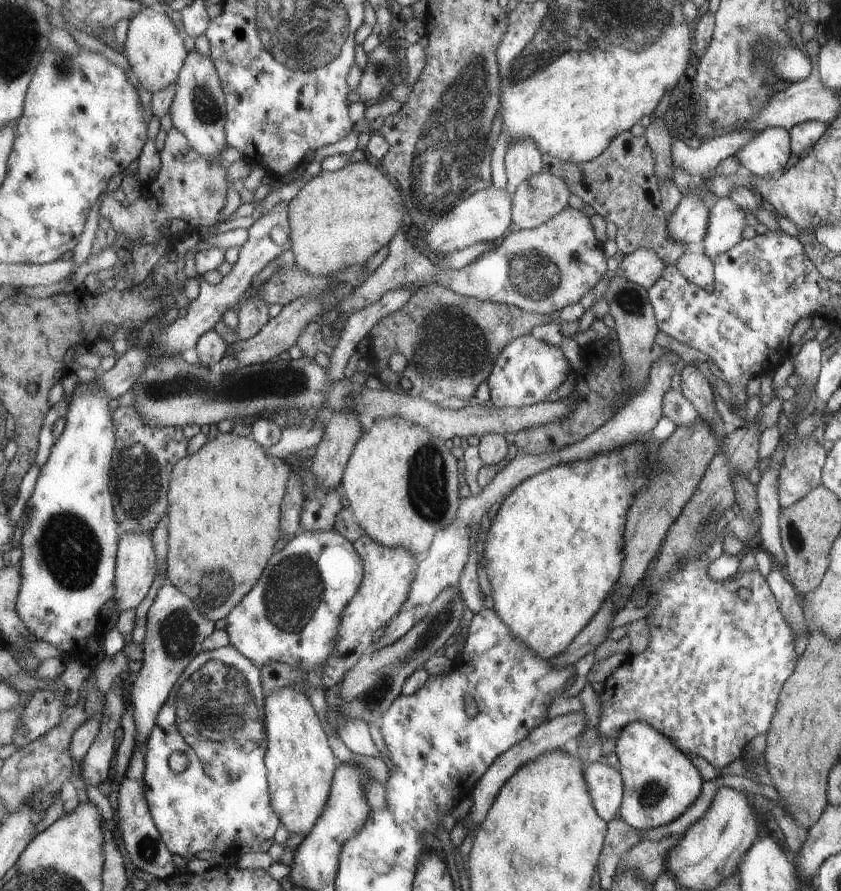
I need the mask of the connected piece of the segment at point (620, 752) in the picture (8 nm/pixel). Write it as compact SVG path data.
M645 722L626 725L617 736L615 748L619 760L622 800L618 816L636 831L645 831L678 818L699 795L701 776L678 749Z

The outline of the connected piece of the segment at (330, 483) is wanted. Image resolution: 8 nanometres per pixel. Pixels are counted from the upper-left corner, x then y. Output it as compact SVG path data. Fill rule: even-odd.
M344 411L330 417L309 462L310 474L323 491L339 488L353 446L361 436L360 423L352 413Z

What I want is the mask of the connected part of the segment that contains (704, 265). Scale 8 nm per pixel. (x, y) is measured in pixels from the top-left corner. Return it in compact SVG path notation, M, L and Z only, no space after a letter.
M696 249L683 252L674 263L674 268L692 284L704 288L714 282L714 264L705 254Z

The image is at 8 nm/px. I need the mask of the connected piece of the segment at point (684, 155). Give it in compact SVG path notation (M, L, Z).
M739 129L701 143L691 143L686 138L673 139L670 151L673 168L680 168L690 176L706 174L722 159L735 155L754 134Z

